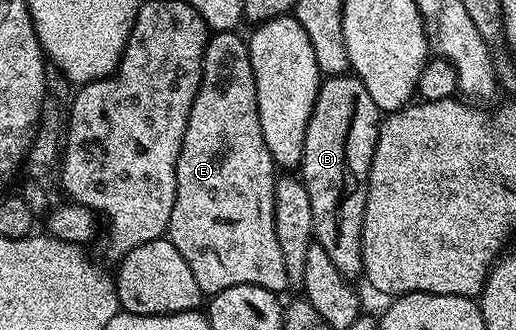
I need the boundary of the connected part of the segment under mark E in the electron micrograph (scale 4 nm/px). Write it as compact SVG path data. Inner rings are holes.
M234 30L231 32L213 32L209 37L207 46L205 47L205 57L203 58L203 66L201 67L201 81L199 82L199 90L195 94L195 102L191 106L191 114L187 118L187 126L183 134L183 142L179 150L179 158L177 159L177 189L175 190L175 206L171 210L171 218L169 219L169 230L167 239L173 243L175 250L179 250L179 254L183 254L183 262L187 262L187 266L191 266L191 274L195 274L195 282L199 282L202 293L216 294L227 290L231 286L239 286L240 284L254 284L260 288L266 288L269 292L278 294L284 293L284 288L290 287L289 279L287 278L287 262L283 262L283 250L279 250L279 238L275 238L275 186L277 185L278 173L275 171L275 165L271 158L271 150L267 150L267 142L263 142L263 130L259 126L259 110L257 109L257 91L255 90L255 74L251 70L251 54L249 46L244 35L240 36L240 31Z

